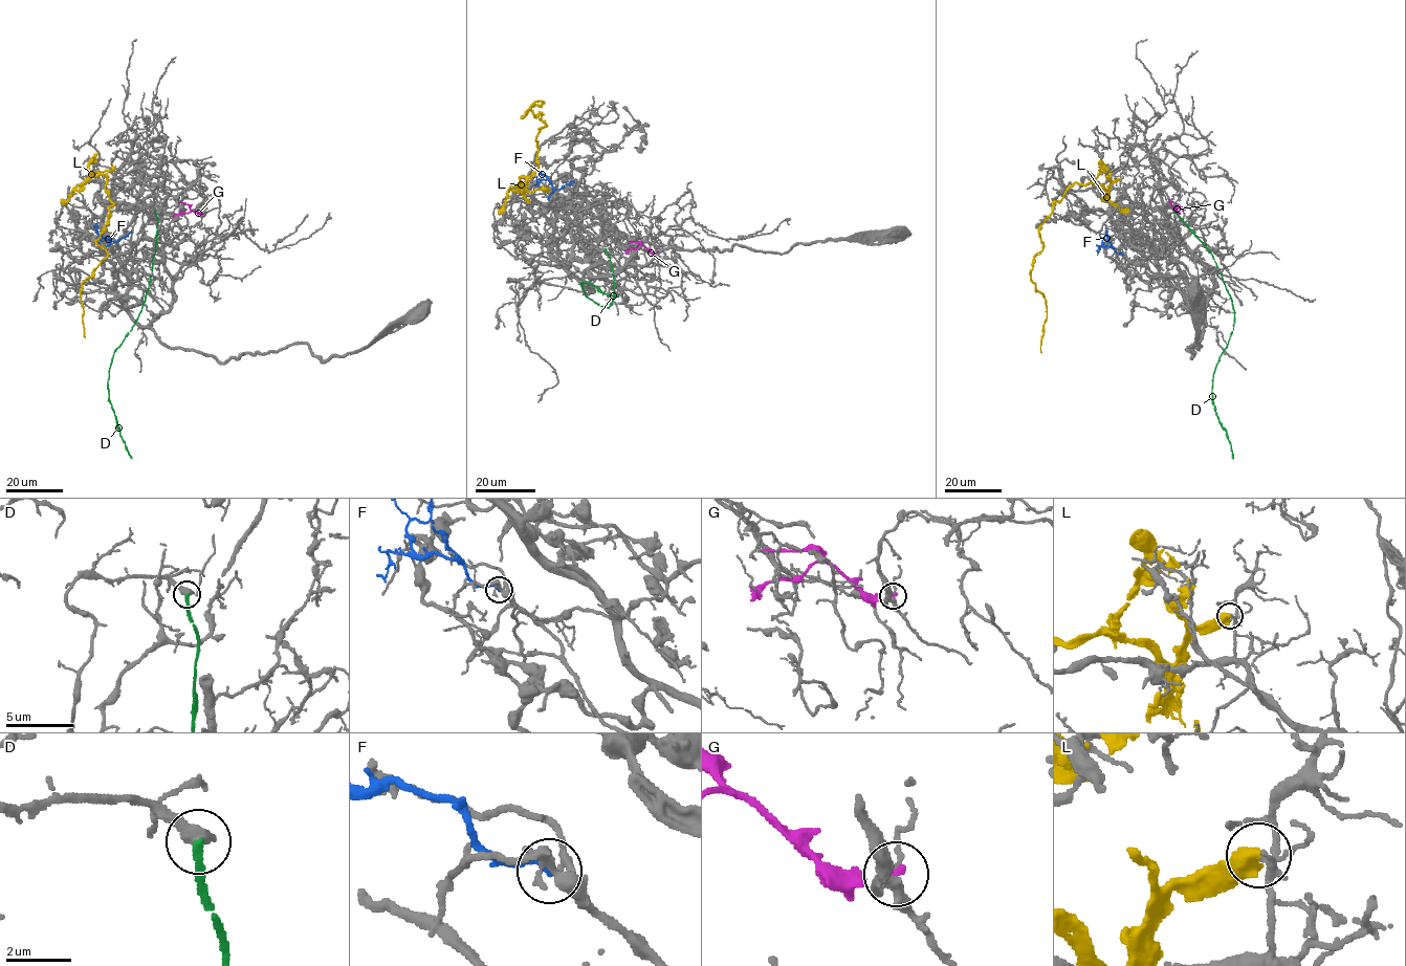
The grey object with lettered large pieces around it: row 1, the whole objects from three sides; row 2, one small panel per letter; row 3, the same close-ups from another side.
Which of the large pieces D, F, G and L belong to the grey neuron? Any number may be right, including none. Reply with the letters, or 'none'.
none

